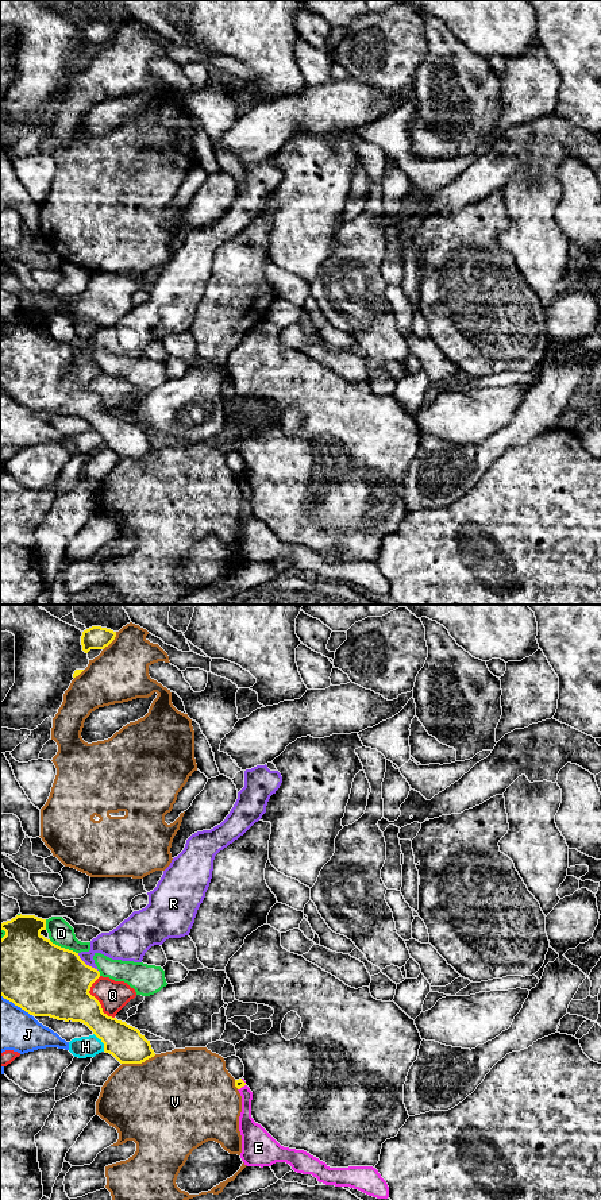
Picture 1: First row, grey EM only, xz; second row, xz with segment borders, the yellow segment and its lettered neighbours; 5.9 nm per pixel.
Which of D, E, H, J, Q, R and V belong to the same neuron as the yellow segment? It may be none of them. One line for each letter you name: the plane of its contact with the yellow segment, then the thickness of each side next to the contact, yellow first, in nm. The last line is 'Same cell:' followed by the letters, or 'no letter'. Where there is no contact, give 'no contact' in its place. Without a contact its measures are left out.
Same cell: no letter

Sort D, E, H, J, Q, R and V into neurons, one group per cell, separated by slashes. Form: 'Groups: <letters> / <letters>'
Groups: D / E / H / J / Q / R / V

